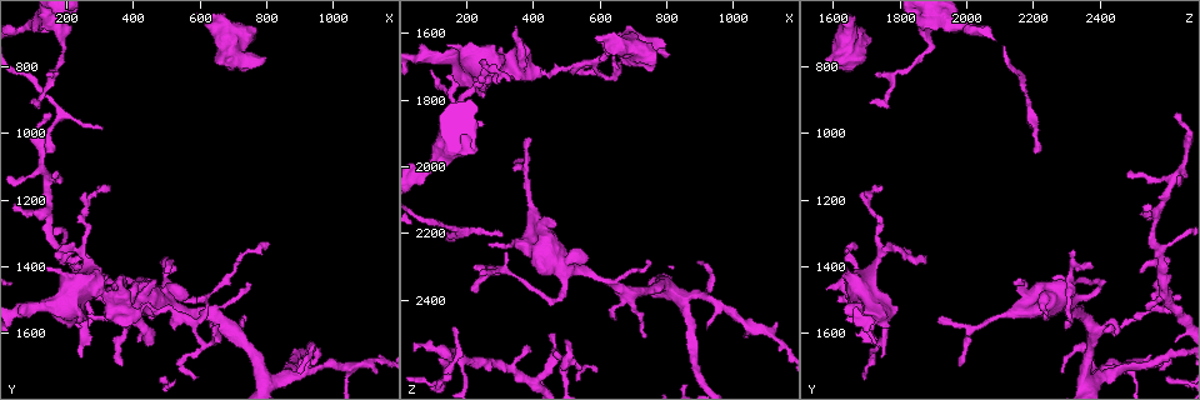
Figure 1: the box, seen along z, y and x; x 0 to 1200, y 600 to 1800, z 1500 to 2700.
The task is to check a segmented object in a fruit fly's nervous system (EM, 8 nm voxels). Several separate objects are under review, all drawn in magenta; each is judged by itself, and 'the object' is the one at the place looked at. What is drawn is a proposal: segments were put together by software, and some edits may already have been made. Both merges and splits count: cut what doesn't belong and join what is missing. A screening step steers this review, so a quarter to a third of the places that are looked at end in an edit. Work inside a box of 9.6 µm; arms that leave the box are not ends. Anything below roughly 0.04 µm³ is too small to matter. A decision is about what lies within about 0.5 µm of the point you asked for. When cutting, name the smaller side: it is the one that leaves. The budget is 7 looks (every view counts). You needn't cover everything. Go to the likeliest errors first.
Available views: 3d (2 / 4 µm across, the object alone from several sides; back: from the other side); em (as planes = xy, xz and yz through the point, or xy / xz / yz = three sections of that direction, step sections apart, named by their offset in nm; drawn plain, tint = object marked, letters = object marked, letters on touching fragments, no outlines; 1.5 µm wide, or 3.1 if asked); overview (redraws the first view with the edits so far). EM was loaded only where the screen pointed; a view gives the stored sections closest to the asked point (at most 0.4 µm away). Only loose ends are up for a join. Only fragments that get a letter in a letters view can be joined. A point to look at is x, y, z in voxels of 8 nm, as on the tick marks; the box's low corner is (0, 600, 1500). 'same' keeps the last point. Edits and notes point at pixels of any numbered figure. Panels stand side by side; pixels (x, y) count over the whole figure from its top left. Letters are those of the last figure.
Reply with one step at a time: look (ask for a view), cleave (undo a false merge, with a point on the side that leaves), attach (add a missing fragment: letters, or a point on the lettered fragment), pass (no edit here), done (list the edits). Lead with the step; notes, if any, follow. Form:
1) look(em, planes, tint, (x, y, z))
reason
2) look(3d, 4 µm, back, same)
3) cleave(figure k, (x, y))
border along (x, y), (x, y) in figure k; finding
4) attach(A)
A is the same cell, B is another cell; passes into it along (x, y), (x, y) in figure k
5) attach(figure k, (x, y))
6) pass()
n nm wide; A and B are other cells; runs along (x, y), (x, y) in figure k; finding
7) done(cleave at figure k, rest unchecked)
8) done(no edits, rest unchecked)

look(3d, 4 µm, (800, 770, 1620))
free end

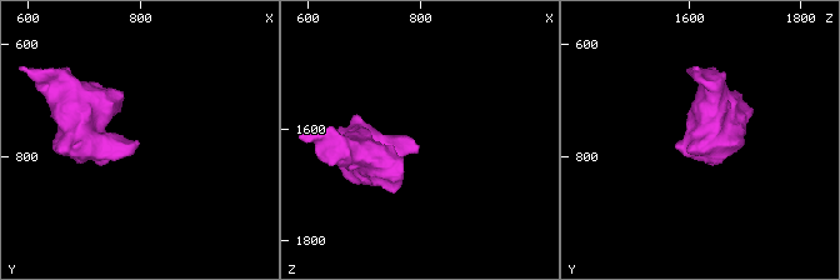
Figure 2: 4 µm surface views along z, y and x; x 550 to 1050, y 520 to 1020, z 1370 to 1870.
look(em, xy, step 8, tint, (795, 770, 1630))
need the tissue

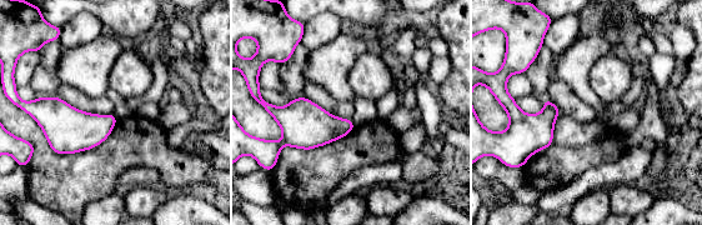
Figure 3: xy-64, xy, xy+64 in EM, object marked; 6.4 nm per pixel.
look(em, planes, letters, same)
another direction

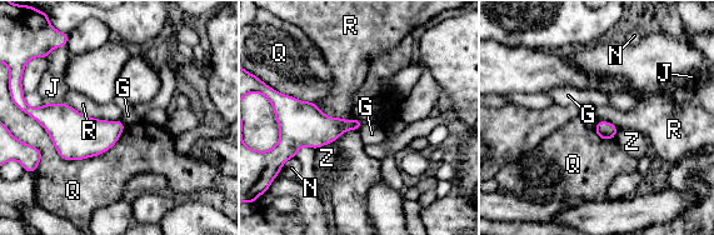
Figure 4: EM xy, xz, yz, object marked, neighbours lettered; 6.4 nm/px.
pass()
G, J, N, Q, R and Z are other cells; border along (63, 103), (93, 118), (120, 120) in figure 4; none of them fits

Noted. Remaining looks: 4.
look(em, planes, letters, (420, 1540, 1720))
sudden change in width

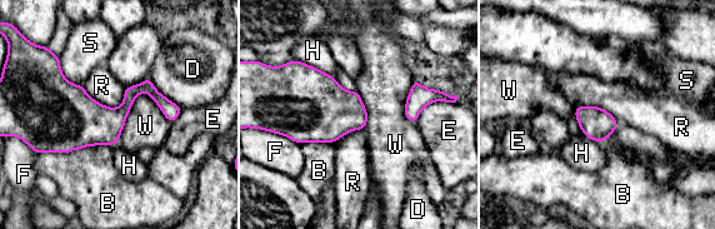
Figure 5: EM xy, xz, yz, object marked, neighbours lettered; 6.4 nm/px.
pass()
200 nm wide; B, D, E, F, H, R, S and W are other cells; border along (144, 91), (135, 98), (115, 143) in figure 5; all the same neuron

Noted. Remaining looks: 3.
look(em, planes, tint, (390, 1520, 2530))
an open end

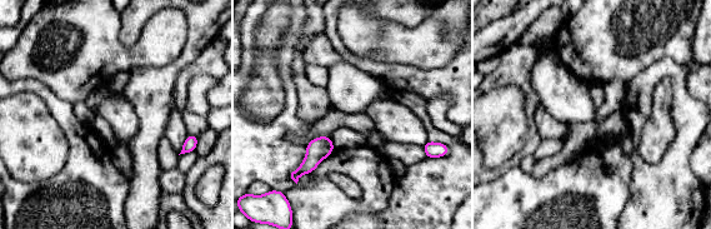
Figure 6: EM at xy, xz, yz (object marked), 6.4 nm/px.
look(em, planes, letters, same)

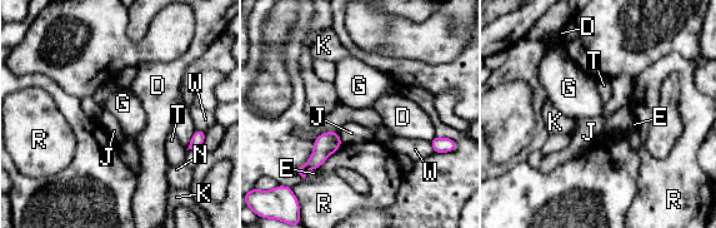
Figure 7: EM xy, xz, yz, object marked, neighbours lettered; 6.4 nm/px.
pass()
D, E, G, J, K, N, R, T and W are other cells; border along (338, 130), (343, 143) in figure 7; none of them fits

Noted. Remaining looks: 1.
done(no edits, rest unchecked)

